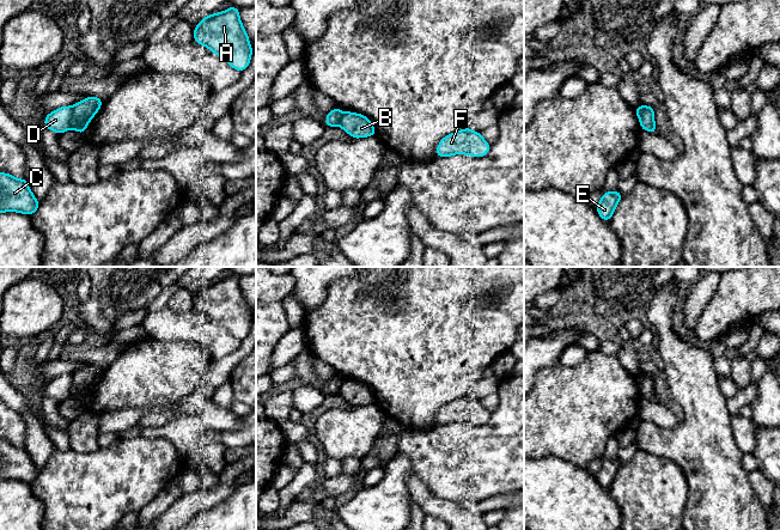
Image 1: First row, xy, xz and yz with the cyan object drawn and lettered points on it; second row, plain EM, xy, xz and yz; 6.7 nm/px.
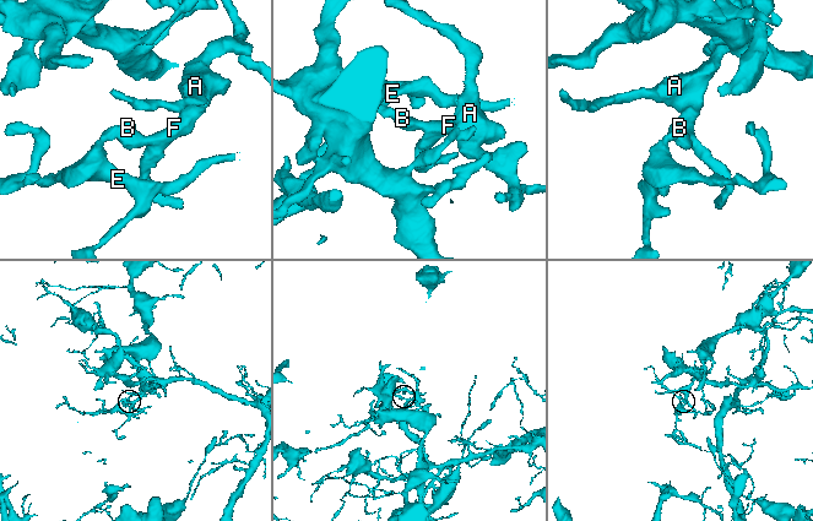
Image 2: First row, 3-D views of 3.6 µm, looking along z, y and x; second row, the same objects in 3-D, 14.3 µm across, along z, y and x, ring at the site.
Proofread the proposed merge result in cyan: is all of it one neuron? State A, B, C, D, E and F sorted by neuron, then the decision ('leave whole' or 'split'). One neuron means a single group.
A B F / C D E | split

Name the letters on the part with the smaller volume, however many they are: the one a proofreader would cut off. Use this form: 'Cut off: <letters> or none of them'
Cut off: C, D, E

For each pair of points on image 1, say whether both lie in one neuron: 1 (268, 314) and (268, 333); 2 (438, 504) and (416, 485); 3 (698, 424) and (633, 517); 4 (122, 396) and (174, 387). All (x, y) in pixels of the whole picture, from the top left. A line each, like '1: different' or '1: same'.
1: same
2: same
3: different
4: same

